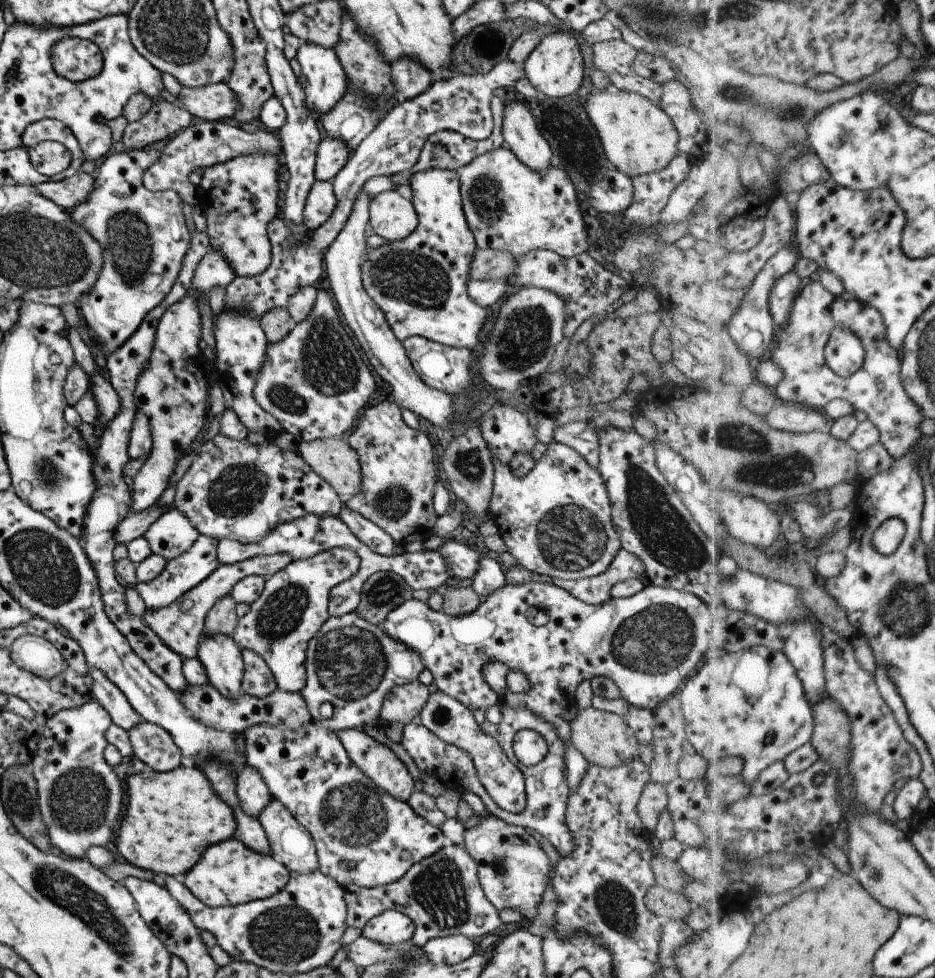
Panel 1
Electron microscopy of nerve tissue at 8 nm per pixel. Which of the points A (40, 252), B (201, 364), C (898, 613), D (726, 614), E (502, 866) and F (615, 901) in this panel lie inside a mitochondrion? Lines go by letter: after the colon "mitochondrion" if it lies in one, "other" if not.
A: mitochondrion
B: other
C: mitochondrion
D: other
E: mitochondrion
F: mitochondrion

